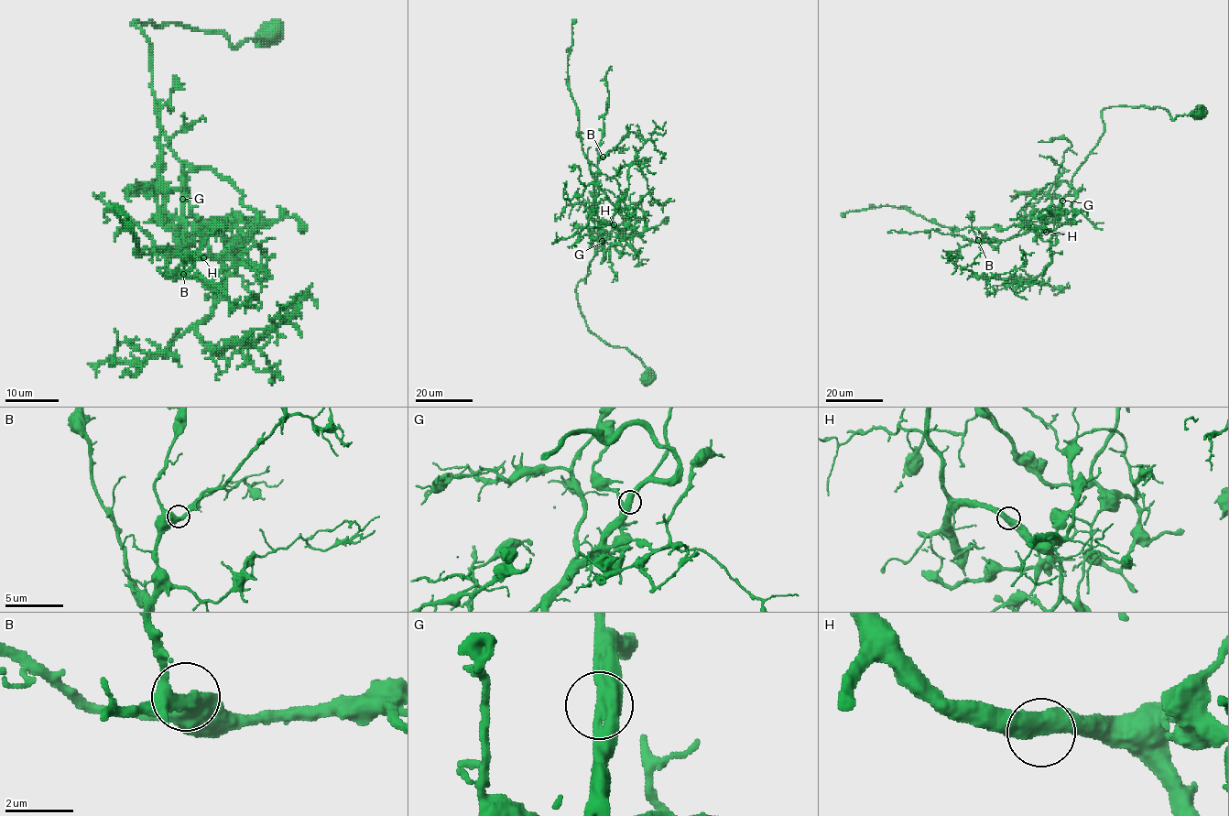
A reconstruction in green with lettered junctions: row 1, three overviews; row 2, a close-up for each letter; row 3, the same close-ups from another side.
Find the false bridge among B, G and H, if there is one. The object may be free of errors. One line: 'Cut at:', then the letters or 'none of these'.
Cut at: none of these

